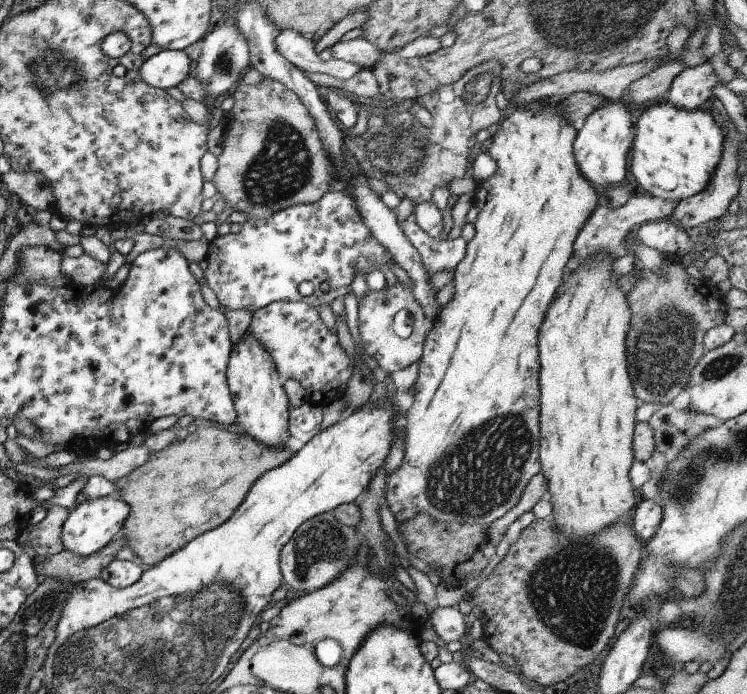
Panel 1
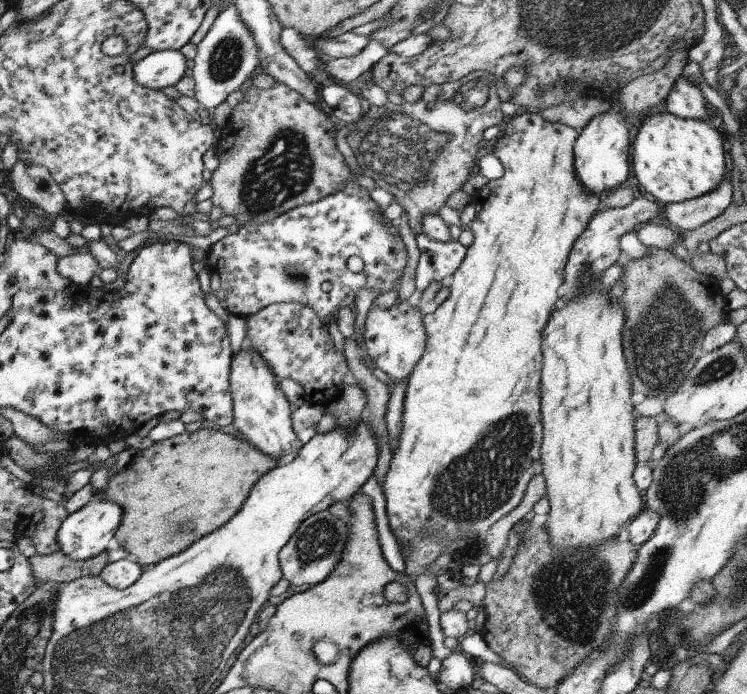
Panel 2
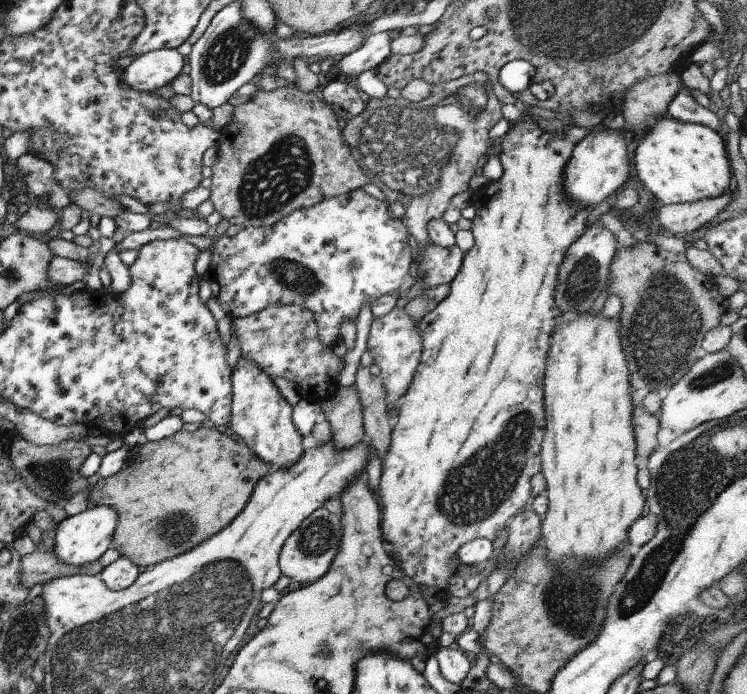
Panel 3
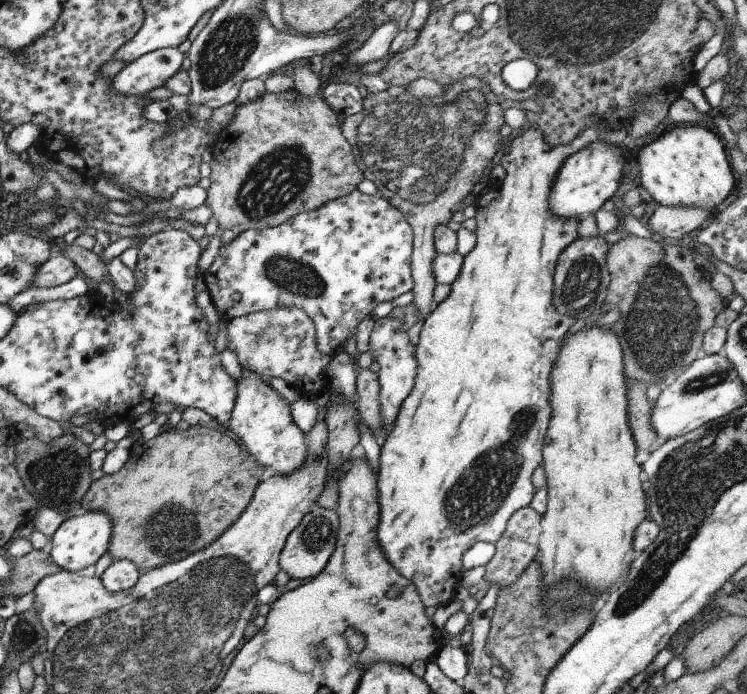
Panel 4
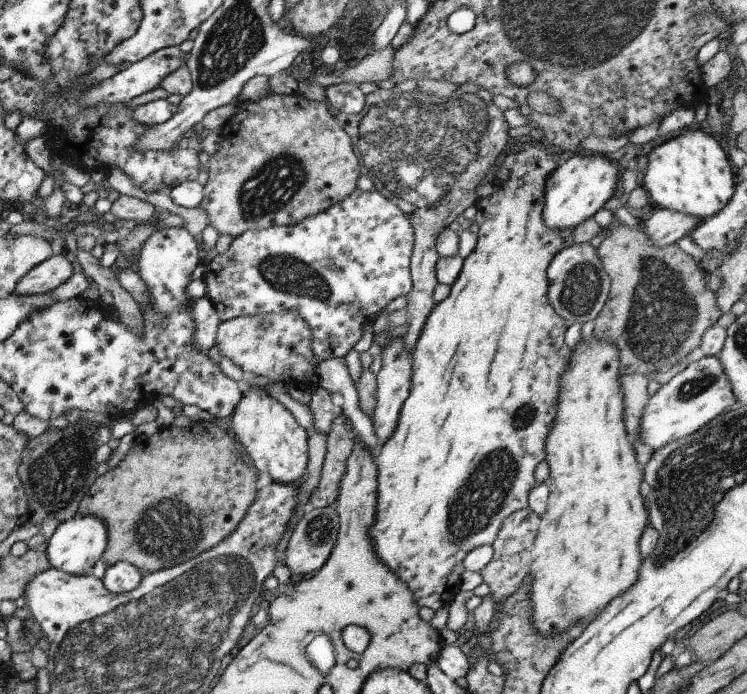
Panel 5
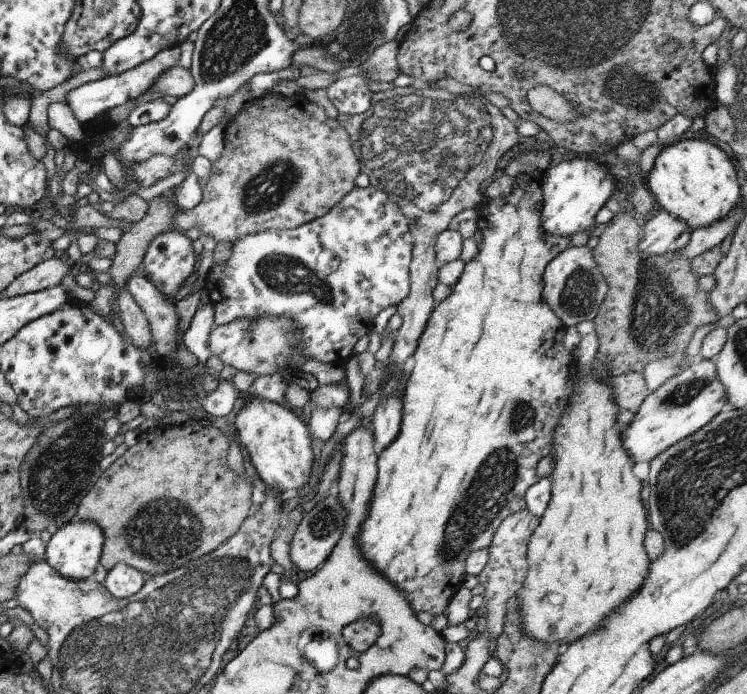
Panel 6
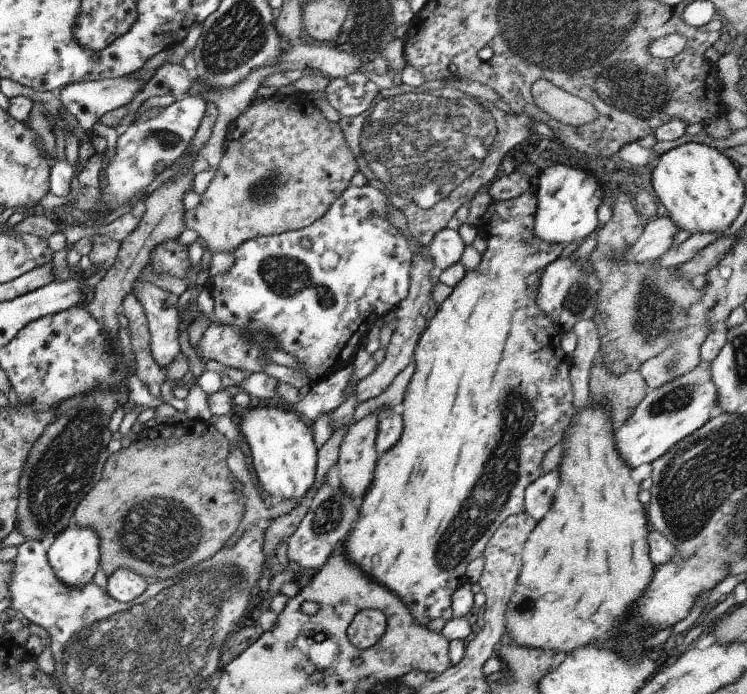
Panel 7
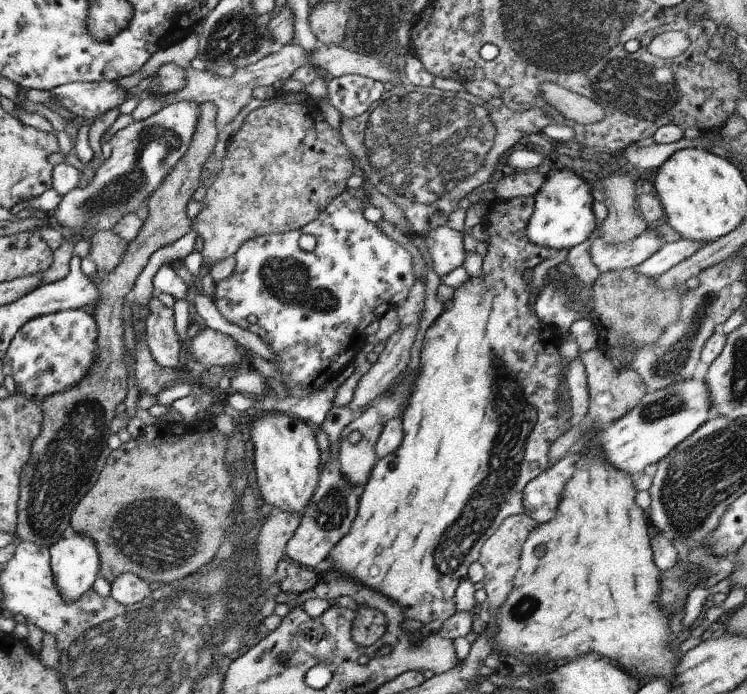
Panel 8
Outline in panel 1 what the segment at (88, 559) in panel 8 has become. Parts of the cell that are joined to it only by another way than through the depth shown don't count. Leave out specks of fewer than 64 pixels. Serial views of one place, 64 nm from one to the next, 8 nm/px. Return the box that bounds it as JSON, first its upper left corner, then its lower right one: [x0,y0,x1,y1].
[59,494,127,556]

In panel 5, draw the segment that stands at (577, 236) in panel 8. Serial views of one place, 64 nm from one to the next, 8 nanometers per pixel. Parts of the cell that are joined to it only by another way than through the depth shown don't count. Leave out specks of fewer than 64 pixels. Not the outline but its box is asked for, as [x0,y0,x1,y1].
[542,153,620,229]

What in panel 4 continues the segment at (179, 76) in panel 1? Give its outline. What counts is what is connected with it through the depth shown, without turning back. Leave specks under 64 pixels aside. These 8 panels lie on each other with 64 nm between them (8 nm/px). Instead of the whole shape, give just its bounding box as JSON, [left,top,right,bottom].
[111,47,185,95]

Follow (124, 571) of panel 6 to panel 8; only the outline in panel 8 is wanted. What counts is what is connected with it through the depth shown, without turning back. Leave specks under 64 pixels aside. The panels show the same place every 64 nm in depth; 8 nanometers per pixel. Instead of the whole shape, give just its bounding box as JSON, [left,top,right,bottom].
[110,573,151,605]

